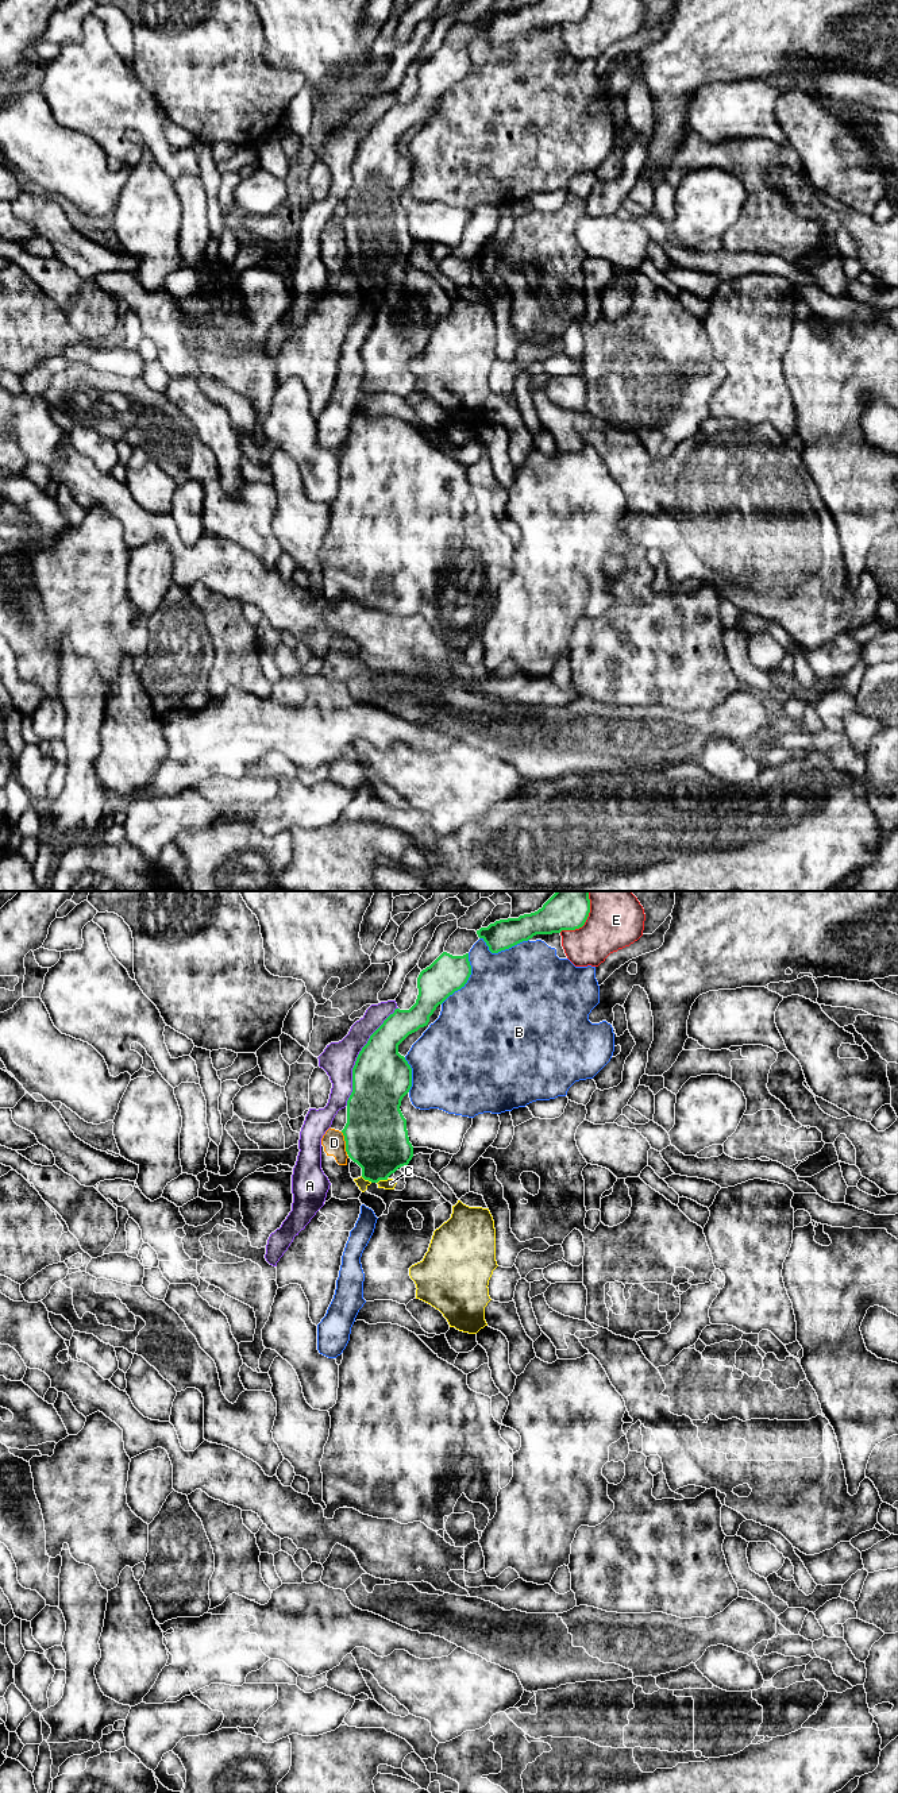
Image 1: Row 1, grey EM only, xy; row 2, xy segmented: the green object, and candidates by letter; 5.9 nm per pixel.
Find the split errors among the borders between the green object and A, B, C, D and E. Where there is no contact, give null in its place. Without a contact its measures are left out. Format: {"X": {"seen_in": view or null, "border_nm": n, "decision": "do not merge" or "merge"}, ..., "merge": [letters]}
{"A": {"seen_in": "xy", "border_nm": 650, "decision": "do not merge"}, "B": {"seen_in": "xy", "border_nm": 340, "decision": "do not merge"}, "C": {"seen_in": "xy", "border_nm": 80, "decision": "merge"}, "D": {"seen_in": "xy", "border_nm": 140, "decision": "do not merge"}, "E": {"seen_in": "xy", "border_nm": 240, "decision": "do not merge"}, "merge": ["C"]}

